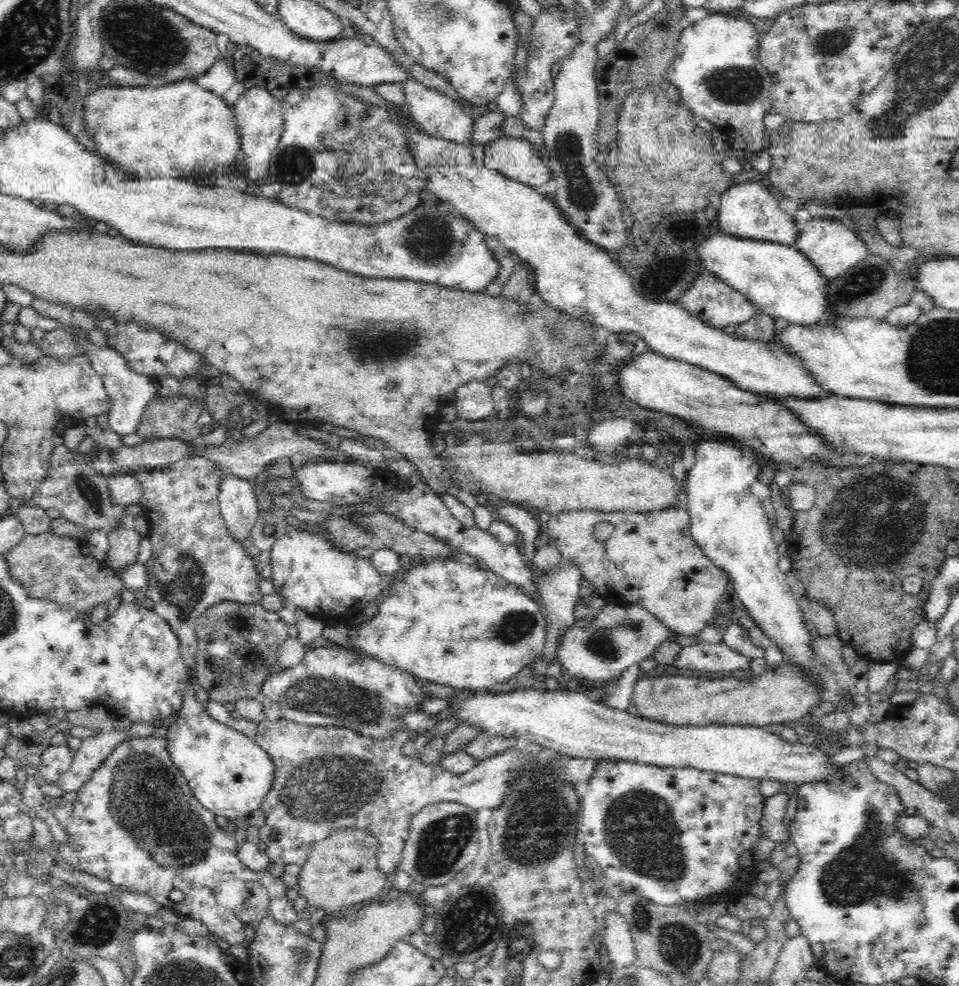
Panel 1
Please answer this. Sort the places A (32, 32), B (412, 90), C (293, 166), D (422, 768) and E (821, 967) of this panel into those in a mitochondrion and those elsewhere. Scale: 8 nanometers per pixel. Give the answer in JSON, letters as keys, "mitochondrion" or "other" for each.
{"A":"mitochondrion","B":"other","C":"mitochondrion","D":"other","E":"other"}

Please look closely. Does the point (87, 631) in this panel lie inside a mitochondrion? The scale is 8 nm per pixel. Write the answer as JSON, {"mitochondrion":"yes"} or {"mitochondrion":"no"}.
{"mitochondrion":"no"}

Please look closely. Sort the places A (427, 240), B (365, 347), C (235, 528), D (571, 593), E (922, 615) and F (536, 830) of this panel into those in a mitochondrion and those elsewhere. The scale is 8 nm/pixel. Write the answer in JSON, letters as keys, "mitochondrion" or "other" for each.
{"A":"mitochondrion","B":"mitochondrion","C":"other","D":"other","E":"other","F":"mitochondrion"}

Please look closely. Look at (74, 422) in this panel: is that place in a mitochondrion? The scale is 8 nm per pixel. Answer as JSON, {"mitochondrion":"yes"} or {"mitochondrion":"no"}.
{"mitochondrion":"no"}

